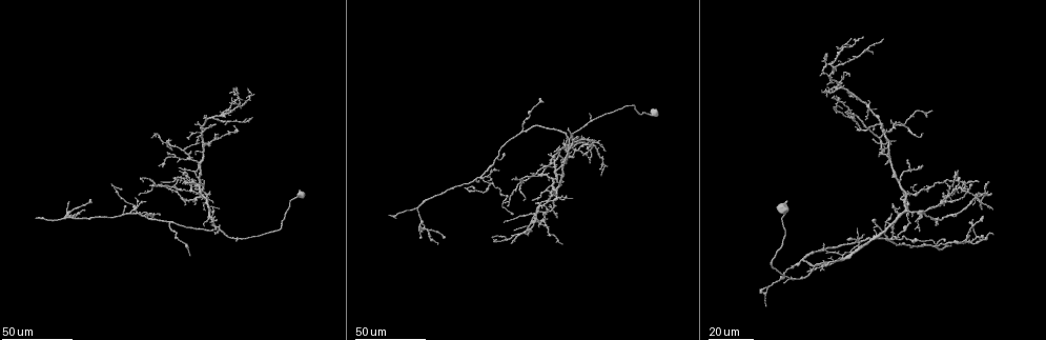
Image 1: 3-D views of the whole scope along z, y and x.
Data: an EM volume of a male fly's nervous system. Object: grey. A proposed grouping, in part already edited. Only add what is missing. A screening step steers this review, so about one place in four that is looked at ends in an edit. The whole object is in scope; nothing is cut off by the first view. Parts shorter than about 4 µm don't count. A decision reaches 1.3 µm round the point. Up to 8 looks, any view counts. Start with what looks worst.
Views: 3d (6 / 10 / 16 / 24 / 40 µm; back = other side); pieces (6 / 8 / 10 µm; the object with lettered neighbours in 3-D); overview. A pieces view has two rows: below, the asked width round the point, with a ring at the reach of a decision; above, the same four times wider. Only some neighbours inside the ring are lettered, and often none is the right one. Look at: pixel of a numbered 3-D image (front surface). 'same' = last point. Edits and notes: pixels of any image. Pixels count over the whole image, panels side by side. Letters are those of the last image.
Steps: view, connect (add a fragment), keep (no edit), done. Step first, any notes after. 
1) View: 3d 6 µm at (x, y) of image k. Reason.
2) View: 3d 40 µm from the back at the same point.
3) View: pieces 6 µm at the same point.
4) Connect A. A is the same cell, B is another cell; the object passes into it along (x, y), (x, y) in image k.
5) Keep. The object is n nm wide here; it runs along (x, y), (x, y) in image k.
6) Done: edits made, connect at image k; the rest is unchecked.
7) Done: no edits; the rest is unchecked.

View: 3d 24 µm at (215, 234) of image 1. Thin end.

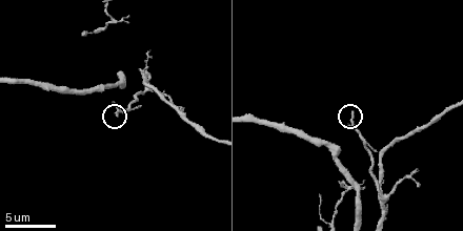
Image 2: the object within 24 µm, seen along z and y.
View: pieces 8 µm at (354, 114) of image 2. See the neighbours.

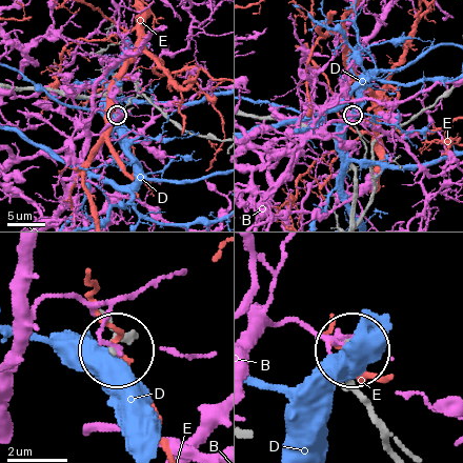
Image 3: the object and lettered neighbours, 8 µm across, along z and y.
Keep. B, D and E are other cells; no lettered fragment goes on from it.

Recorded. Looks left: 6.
View: 3d 24 µm at (915, 220) of image 1. Branch stops here.

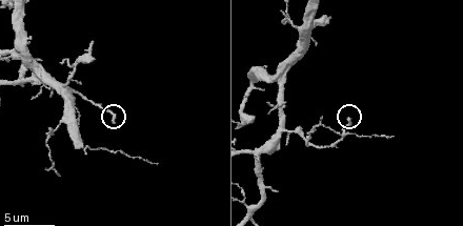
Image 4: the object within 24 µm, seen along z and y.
View: pieces 6 µm at (113, 119) of image 4.

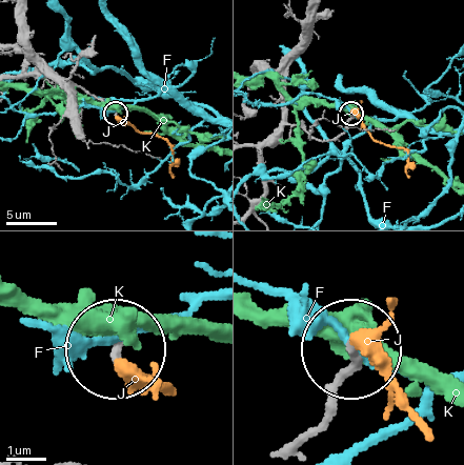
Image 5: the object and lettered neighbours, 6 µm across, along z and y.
Connect J. J is the same cell, F and K are other cells; the object passes into it along (337, 137), (352, 112), (371, 137), (406, 150), (408, 176) in image 5; the neuron continues.

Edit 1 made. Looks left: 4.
View: overview.

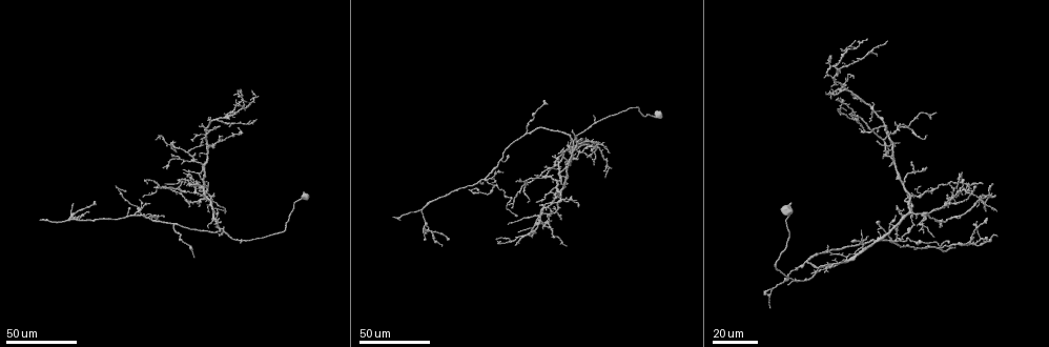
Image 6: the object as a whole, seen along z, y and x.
View: 3d 40 µm at (392, 217) of image 6. Thin end.

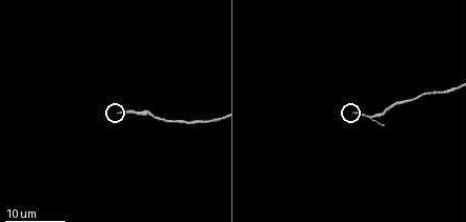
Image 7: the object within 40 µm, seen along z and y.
View: 3d 6 µm at (354, 113) of image 7.

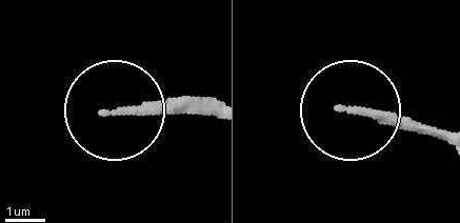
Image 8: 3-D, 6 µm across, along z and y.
View: pieces 6 µm at (104, 113) of image 8.

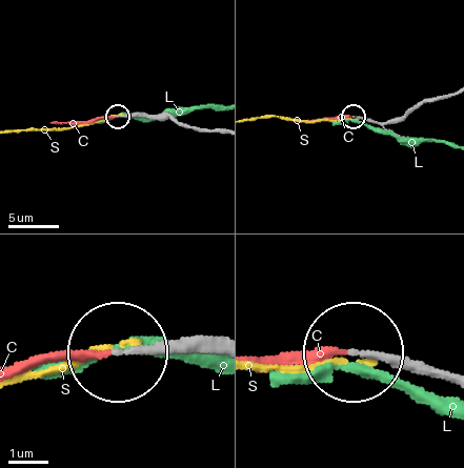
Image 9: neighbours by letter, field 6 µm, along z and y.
Connect C. C is the same cell, L and S are other cells; the object passes into it along (216, 354), (48, 354), (18, 364) in image 9; it goes on there.

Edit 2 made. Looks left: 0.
Done: edits made, connect at image 5, connect at image 9; the rest is unchecked.

